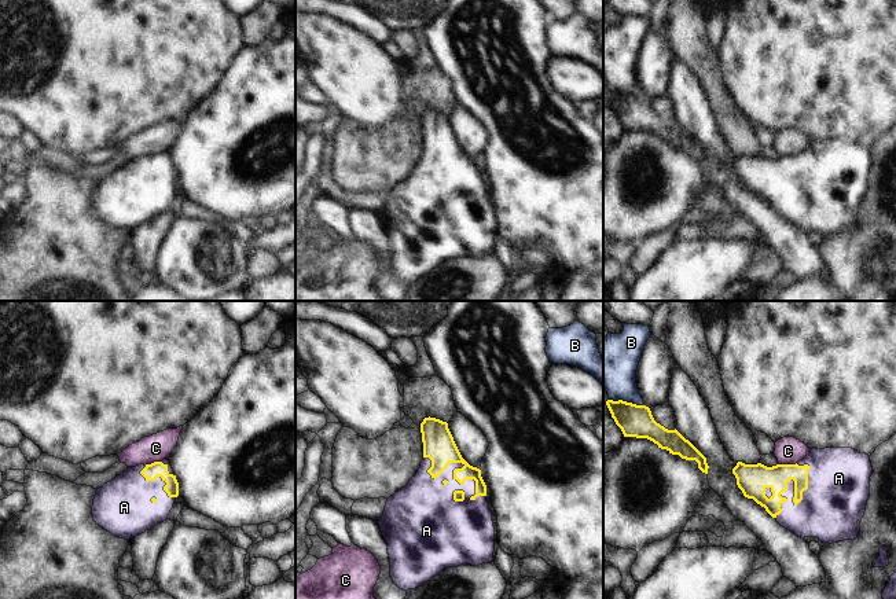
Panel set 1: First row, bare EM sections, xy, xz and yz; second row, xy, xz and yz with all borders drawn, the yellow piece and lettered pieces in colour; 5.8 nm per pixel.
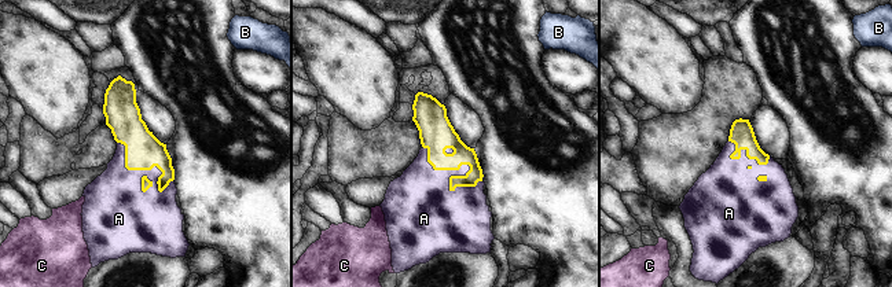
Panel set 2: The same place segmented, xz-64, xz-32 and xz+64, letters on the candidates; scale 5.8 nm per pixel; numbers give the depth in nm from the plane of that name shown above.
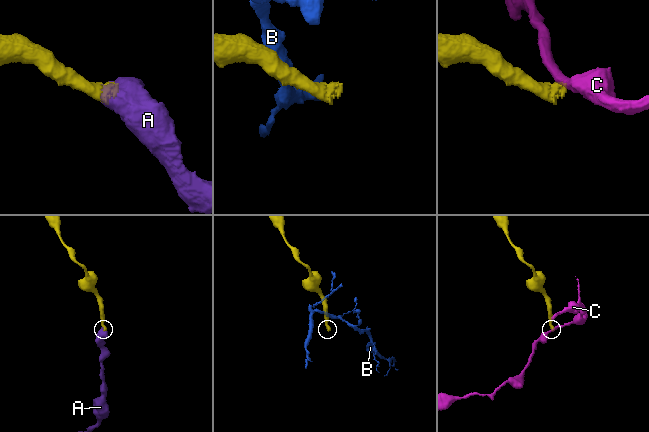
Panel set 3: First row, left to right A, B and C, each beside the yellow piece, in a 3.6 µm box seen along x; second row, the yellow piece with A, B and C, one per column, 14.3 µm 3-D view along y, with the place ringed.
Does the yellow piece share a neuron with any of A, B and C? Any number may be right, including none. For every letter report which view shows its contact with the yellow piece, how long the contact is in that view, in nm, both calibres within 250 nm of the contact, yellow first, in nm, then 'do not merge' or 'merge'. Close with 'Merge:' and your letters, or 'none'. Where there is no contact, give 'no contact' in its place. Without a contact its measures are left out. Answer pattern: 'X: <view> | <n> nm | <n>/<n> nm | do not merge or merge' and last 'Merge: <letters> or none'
A: xz | 440 nm | 190/260 nm | merge
B: yz | 220 nm | 190/280 nm | do not merge
C: yz | 110 nm | 180/160 nm | do not merge
Merge: A

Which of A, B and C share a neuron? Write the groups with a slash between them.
A / B / C

